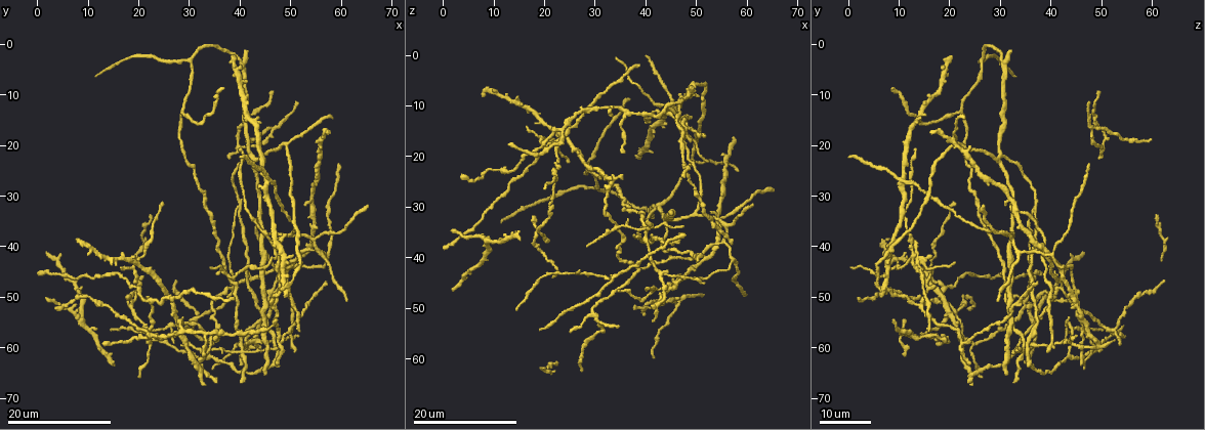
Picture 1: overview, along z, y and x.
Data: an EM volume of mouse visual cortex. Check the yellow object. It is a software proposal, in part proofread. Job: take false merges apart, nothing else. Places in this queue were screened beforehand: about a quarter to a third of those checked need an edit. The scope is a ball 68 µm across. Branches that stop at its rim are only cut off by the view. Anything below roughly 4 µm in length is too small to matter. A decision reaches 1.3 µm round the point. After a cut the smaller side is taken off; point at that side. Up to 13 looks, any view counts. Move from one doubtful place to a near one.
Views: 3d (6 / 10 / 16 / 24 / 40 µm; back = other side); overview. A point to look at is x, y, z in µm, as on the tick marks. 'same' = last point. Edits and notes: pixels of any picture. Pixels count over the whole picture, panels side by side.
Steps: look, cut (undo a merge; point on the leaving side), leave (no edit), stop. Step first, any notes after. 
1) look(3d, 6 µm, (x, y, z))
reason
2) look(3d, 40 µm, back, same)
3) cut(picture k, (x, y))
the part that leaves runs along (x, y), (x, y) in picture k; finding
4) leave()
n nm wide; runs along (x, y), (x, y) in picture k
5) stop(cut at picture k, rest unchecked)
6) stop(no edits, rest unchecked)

look(3d, 24 µm, (46.5, 48.5, 45.0))

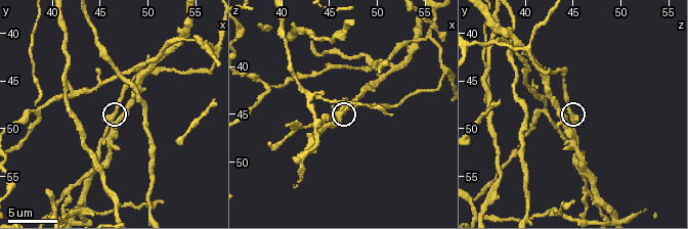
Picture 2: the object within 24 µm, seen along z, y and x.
look(3d, 10 µm, (46.2, 48.4, 44.8))

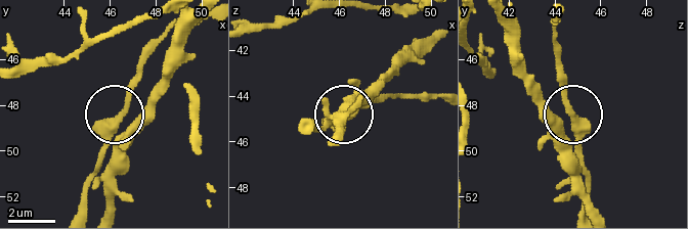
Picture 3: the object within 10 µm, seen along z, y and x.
leave()
340 nm wide; continuous, no second neuron

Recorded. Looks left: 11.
look(3d, 24 µm, (40.0, 61.0, 34.5))
four arms meet

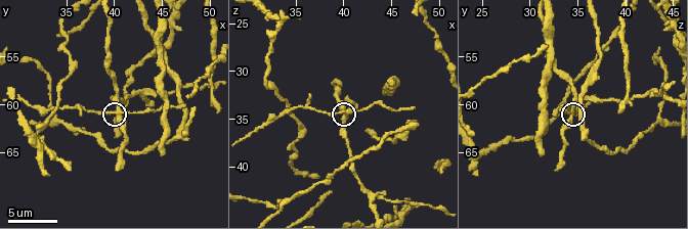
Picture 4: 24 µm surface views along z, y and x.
look(3d, 10 µm, (39.8, 60.6, 34.2))
closer look

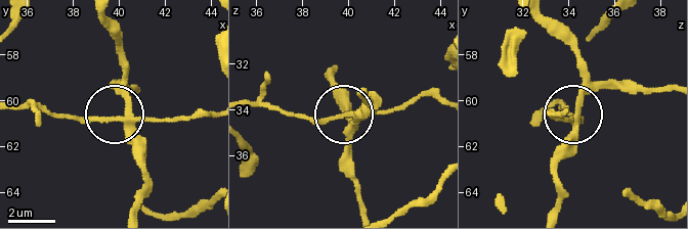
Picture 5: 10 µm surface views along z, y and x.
cut(picture 5, (166, 118))
270 nm wide; two neurons meet here

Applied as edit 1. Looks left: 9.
look(3d, 16 µm, (47.0, 17.0, 48.0))
a fork

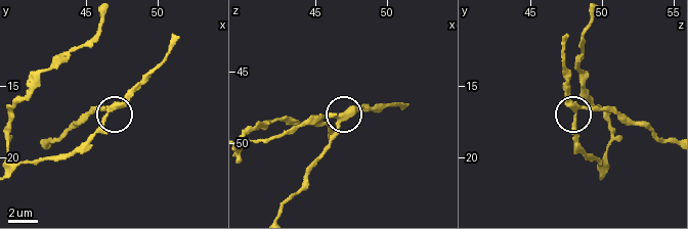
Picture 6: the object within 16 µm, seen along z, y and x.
look(3d, 10 µm, (46.6, 16.6, 48.4))
zoom in

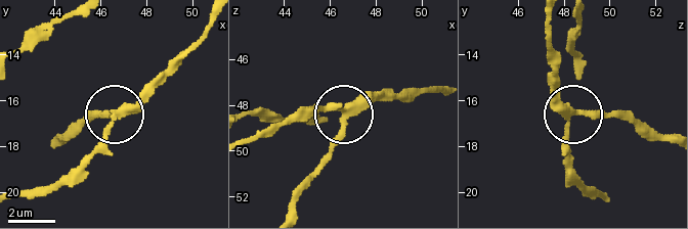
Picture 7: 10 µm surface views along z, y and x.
leave()
260 nm wide; one neuron here

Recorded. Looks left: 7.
look(3d, 16 µm, (19.5, 49.5, 38.5))
thick turns thin

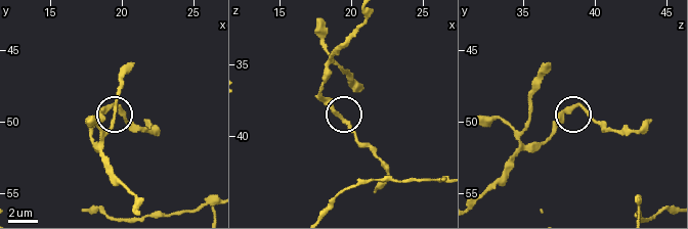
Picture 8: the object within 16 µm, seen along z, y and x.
look(3d, 6 µm, (19.0, 49.2, 38.4))

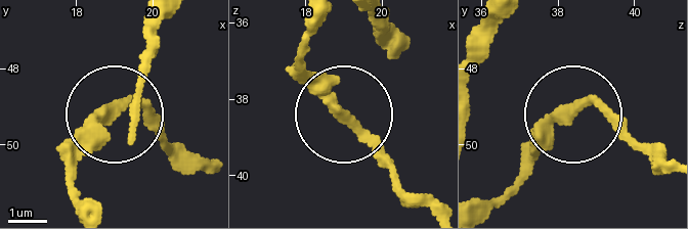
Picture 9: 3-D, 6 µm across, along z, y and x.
leave()
runs along (318, 21), (302, 50), (305, 70), (406, 194) in picture 9; one neuron here

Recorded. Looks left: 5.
look(3d, 16 µm, (43.2, 58.6, 42.8))
thin arm on a thick one

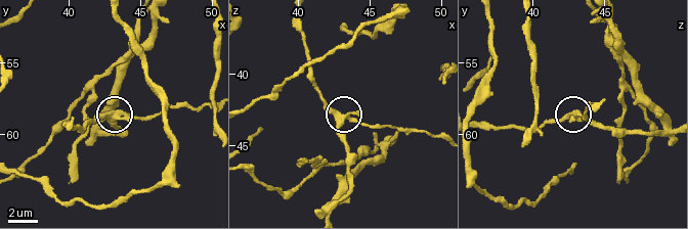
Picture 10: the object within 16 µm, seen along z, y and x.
leave()
side arm 9 µm; continuous, no second neuron

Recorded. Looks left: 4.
look(3d, 24 µm, (22.5, 51.0, 17.5))
a fork

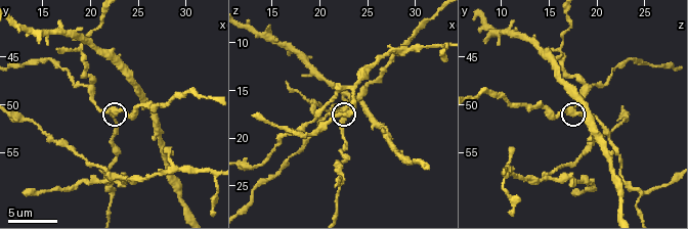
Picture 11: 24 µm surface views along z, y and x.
look(3d, 10 µm, (22.4, 51.0, 17.4))
zoom in

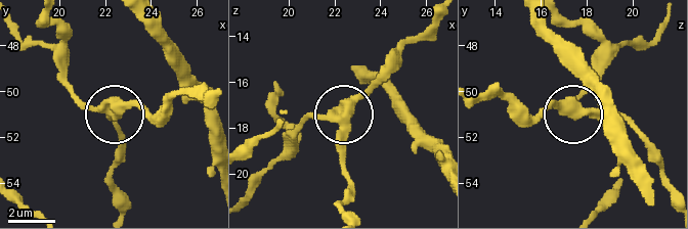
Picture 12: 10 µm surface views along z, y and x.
leave()
3 arms; runs along (276, 99), (288, 140), (311, 119), (341, 111), (391, 60) in picture 12; one neuron here

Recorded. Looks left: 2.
stop(cut at picture 5, rest unchecked)

